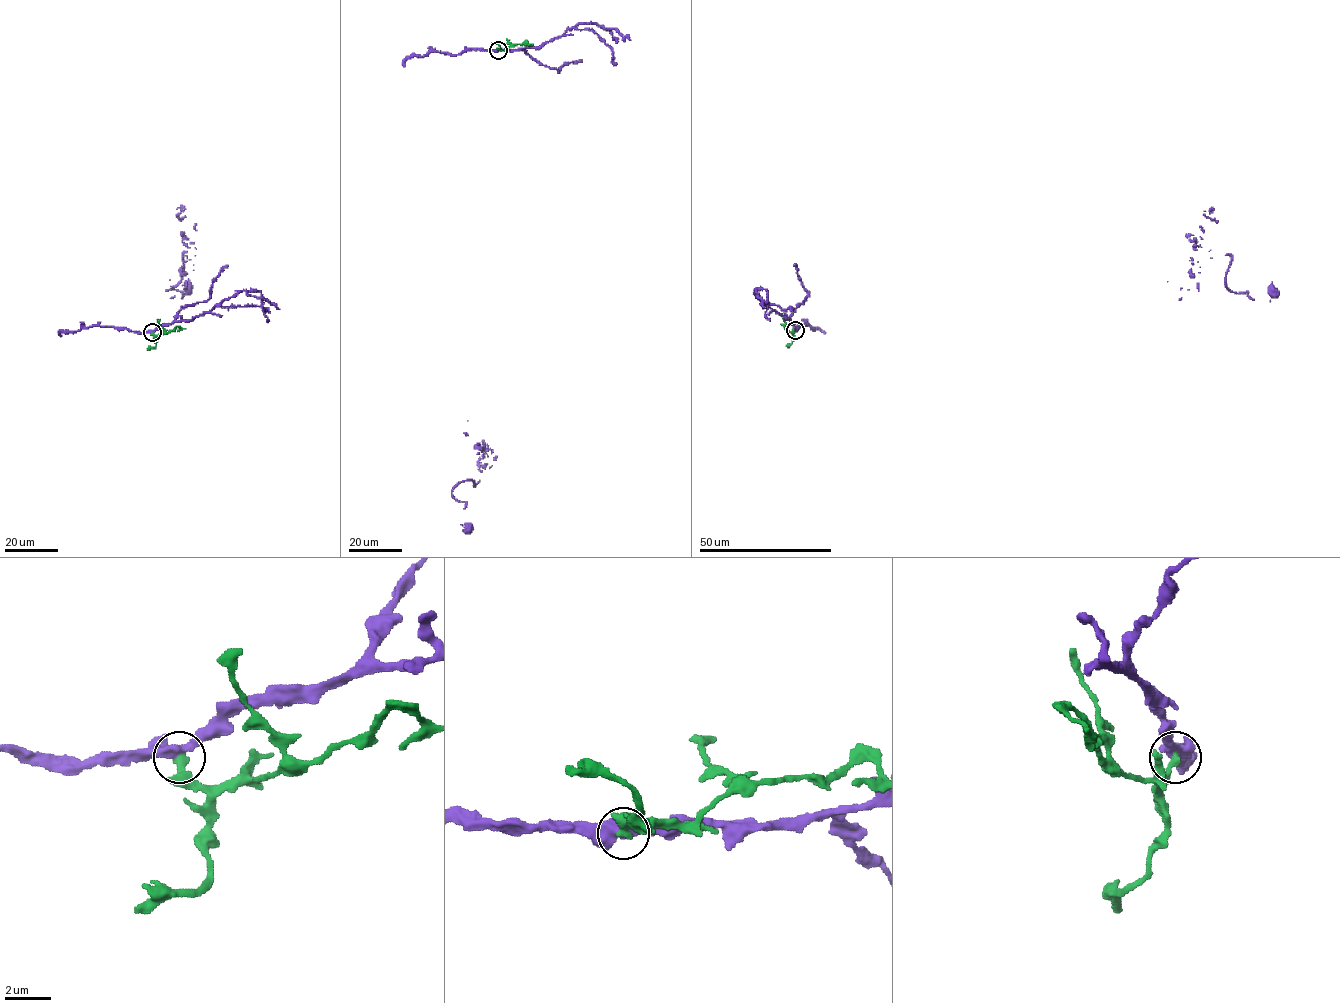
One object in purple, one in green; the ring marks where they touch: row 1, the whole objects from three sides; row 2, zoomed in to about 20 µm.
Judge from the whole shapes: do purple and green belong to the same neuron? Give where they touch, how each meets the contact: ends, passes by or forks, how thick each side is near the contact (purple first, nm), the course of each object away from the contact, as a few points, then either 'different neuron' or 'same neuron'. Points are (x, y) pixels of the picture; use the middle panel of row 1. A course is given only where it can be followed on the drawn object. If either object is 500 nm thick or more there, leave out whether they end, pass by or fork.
place (498, 50); purple passes by; green ends; calibres 480 and 360 nm; course purple (498, 50), (522, 48), (558, 73), (472, 479), (464, 480), (452, 492), (456, 499), (466, 503), (464, 509); course green (498, 50), (525, 42), (533, 43); different neuron

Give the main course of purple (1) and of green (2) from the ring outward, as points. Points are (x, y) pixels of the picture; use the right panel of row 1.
1: (795, 330), (789, 317), (809, 293), (1225, 278), (1226, 287), (1233, 292), (1246, 292), (1254, 300)
2: (795, 330), (793, 333), (783, 326)

